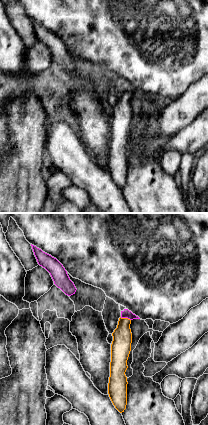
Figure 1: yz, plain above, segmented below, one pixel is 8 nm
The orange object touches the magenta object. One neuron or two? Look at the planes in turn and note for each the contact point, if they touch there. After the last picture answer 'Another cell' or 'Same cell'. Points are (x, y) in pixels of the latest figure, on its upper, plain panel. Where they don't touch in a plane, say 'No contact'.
Touches orange at (125, 94)

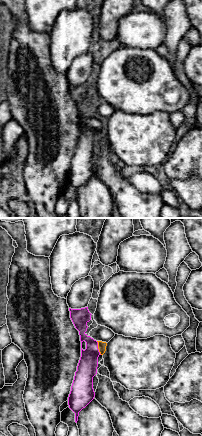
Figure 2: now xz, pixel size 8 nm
Touches orange at (98, 124)

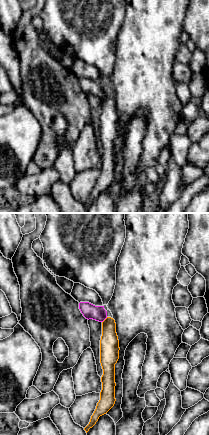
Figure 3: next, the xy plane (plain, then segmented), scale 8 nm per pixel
Touches orange at (104, 96)

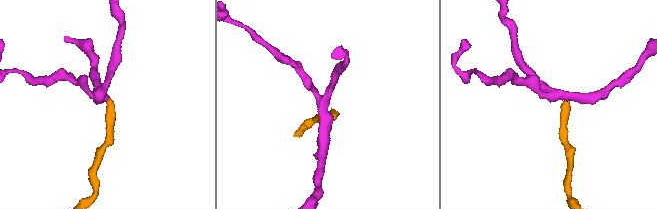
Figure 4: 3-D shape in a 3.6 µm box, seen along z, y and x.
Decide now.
Same cell

